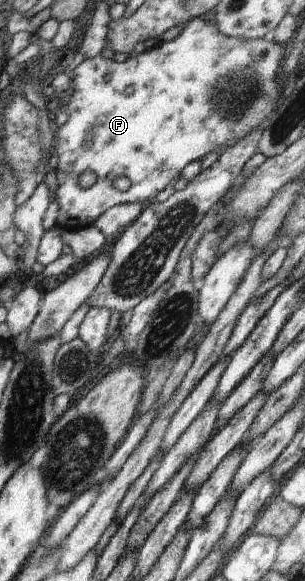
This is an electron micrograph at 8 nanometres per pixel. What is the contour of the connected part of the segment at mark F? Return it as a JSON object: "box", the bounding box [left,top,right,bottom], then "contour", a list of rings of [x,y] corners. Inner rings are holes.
{"box":[51,17,288,227],"contour":[[[197,17],[186,22],[186,27],[182,30],[182,33],[172,42],[161,42],[151,50],[146,49],[142,54],[133,52],[124,62],[116,63],[110,59],[103,58],[101,55],[96,56],[94,59],[85,59],[75,69],[74,79],[71,80],[72,88],[75,88],[75,90],[72,90],[72,98],[70,98],[70,104],[66,108],[69,114],[68,121],[60,129],[54,129],[54,141],[51,147],[51,150],[58,149],[60,158],[56,169],[57,182],[59,184],[54,196],[60,207],[59,223],[67,226],[88,227],[93,225],[106,210],[117,205],[150,204],[160,192],[175,182],[188,164],[194,161],[202,161],[212,152],[216,152],[216,150],[226,150],[226,148],[234,145],[250,132],[257,130],[262,125],[262,122],[278,108],[279,102],[284,98],[281,93],[283,86],[279,87],[276,84],[276,80],[280,77],[288,50],[288,45],[276,43],[274,40],[270,40],[269,37],[249,40],[226,37],[218,31],[214,21],[206,22]],[[107,73],[110,76],[110,80],[105,78]],[[128,88],[132,88],[130,94],[126,92]],[[88,141],[92,142],[92,146],[85,146]],[[87,171],[94,172],[96,182],[91,188],[84,189],[78,185],[78,181],[80,176]],[[122,176],[130,180],[130,188],[126,192],[121,192],[113,186],[113,181],[116,177]]]}

